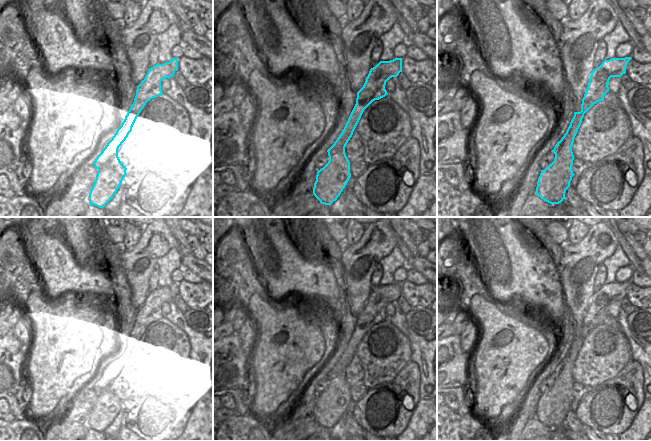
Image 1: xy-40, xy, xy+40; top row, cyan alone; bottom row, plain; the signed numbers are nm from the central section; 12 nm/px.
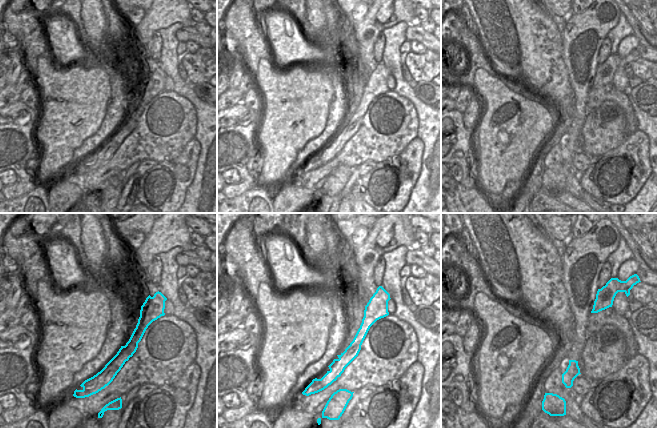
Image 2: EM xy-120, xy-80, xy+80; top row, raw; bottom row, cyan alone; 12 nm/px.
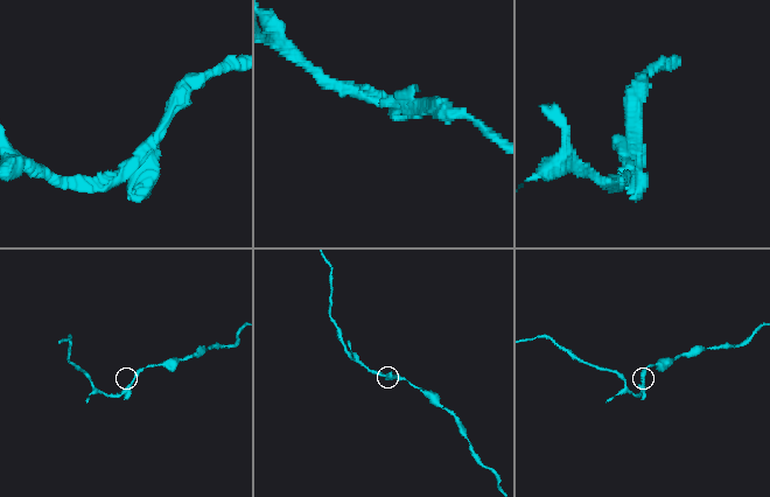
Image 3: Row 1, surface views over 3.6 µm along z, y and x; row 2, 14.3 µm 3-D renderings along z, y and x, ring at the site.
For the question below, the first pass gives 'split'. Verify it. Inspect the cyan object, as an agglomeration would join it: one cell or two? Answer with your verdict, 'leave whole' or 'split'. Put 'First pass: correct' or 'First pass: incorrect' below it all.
split
First pass: correct

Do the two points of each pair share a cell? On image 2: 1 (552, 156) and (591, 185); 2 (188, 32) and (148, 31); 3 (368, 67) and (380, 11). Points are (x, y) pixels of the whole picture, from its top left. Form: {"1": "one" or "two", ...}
{"1": "two", "2": "two", "3": "one"}

